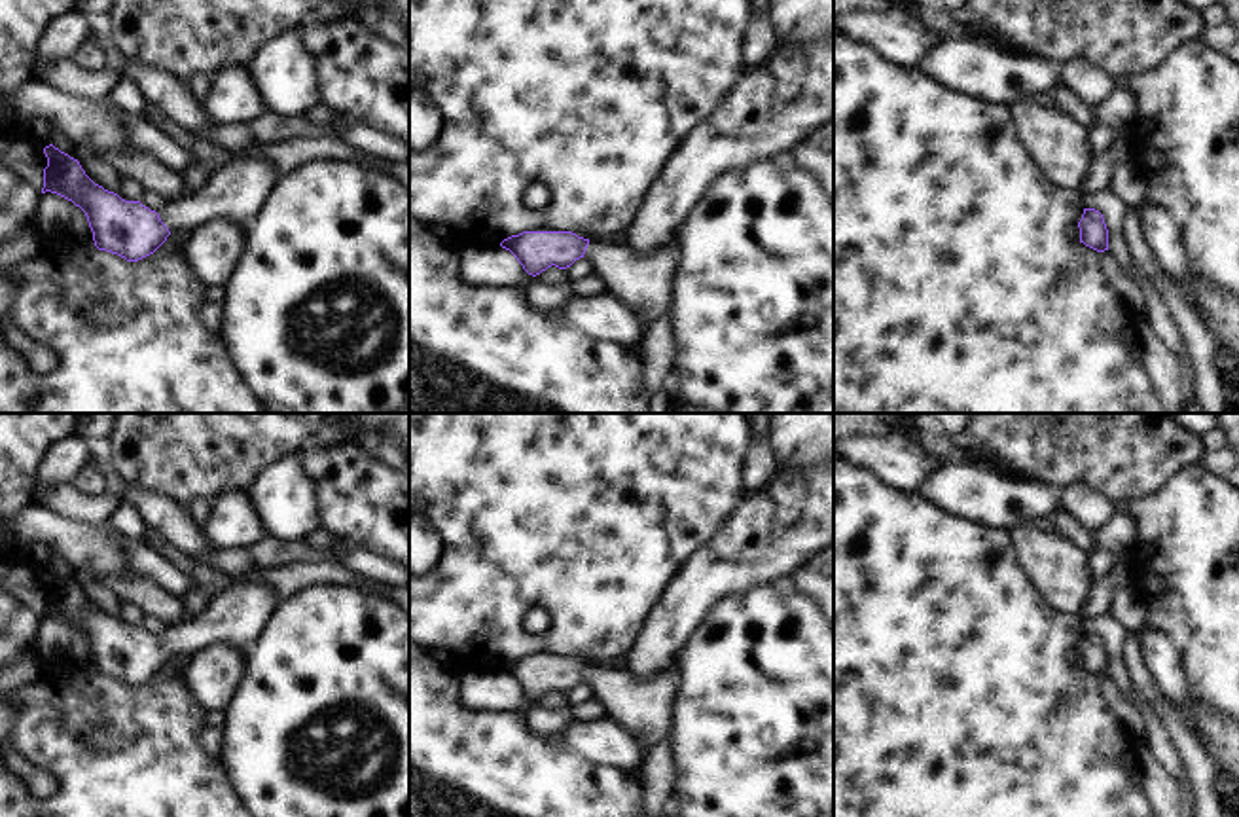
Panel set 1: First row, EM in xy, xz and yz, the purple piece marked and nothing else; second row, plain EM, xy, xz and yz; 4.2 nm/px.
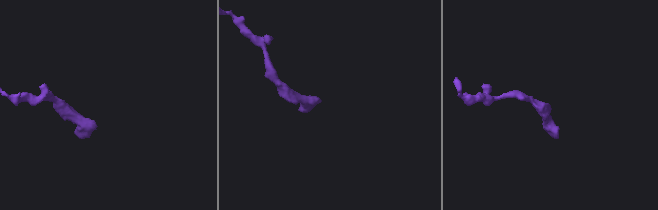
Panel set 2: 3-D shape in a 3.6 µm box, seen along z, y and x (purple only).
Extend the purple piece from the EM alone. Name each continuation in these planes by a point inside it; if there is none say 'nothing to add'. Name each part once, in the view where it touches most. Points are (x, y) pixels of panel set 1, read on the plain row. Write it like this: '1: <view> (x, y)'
1: xy (235, 615)

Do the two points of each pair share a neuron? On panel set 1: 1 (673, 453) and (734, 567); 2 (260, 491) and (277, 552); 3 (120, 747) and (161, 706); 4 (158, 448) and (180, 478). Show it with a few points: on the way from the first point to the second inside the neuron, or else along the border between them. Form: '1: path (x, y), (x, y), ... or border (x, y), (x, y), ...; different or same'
1: border (739, 493), (739, 503), (726, 522), (682, 562); different
2: border (266, 537), (302, 543); different
3: path (129, 738), (152, 715); same
4: path (165, 455), (180, 471); same

